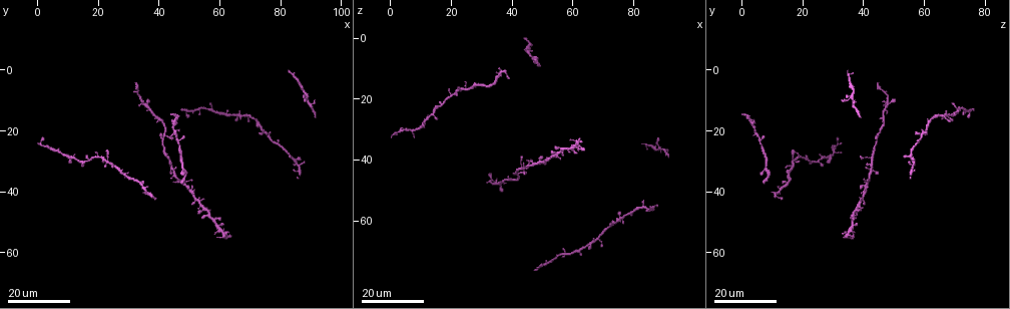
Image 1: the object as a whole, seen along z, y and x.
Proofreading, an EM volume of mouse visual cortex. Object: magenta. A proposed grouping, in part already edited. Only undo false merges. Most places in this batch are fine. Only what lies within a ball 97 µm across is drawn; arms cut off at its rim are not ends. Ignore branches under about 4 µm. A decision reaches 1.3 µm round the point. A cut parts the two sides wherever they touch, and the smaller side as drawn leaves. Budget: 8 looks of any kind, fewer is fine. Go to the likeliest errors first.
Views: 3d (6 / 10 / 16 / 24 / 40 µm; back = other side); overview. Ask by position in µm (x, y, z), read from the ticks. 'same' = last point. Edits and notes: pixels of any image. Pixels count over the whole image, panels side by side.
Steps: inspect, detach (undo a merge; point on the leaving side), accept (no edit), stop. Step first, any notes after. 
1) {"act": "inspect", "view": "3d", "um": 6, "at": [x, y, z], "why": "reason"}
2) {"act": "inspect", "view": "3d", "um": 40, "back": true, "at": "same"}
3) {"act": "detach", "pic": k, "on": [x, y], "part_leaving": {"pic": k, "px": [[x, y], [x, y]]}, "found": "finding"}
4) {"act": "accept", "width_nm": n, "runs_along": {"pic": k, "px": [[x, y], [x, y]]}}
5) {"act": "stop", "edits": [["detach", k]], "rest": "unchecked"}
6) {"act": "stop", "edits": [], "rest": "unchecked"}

{"act": "inspect", "view": "3d", "um": 16, "at": [35.0, 12.0, 48.0], "why": "looks like a crossing"}

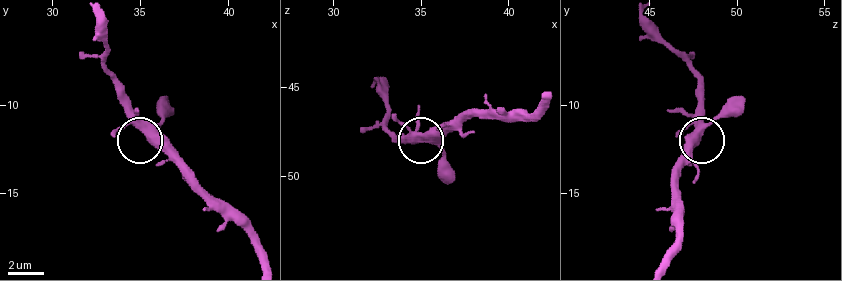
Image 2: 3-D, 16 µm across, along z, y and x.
{"act": "inspect", "view": "3d", "um": 10, "at": [35.5, 11.7, 47.7]}

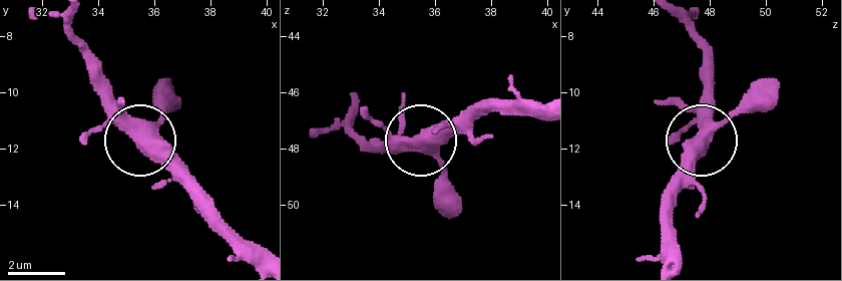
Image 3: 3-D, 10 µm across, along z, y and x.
{"act": "accept", "runs_along": {"pic": 3, "px": [[776, 102], [742, 107], [702, 133], [706, 83]]}, "found": "all the same neuron"}

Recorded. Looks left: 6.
{"act": "inspect", "view": "3d", "um": 16, "at": [42.0, 21.5, 45.0], "why": "four arms meet"}

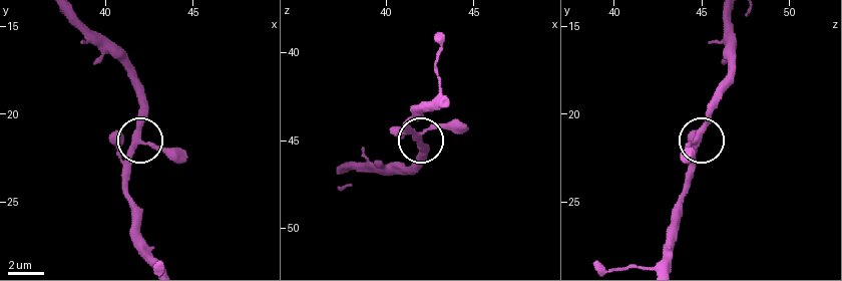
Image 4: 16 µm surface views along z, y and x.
{"act": "inspect", "view": "3d", "um": 6, "at": [42.0, 21.6, 44.6]}

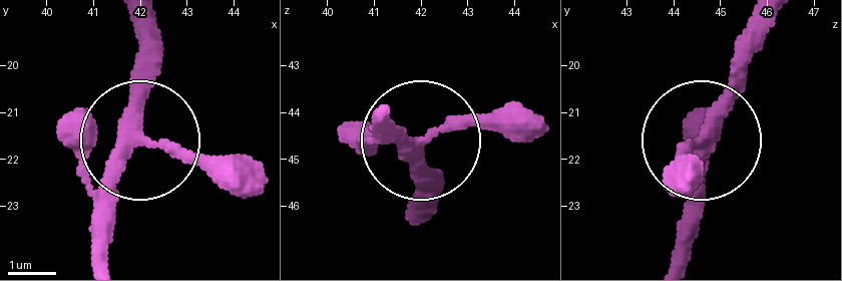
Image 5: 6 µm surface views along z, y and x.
{"act": "accept", "arms": 4, "runs_along": {"pic": 5, "px": [[418, 206], [438, 133], [529, 125]]}, "found": "continuous, no second neuron"}

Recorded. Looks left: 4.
{"act": "inspect", "view": "3d", "um": 16, "at": [48.5, 38.0, 40.0], "why": "a fork"}

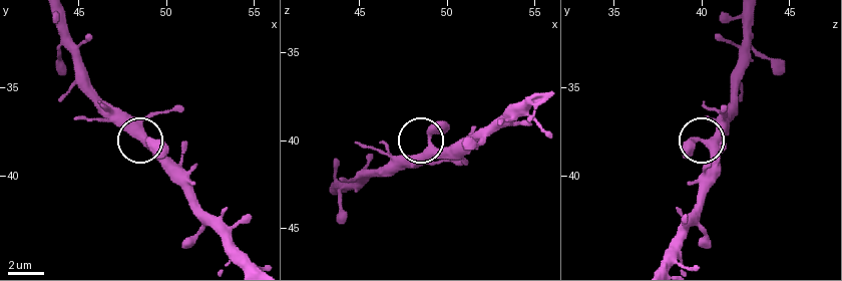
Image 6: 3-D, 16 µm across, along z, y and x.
{"act": "inspect", "view": "3d", "um": 10, "at": [49.1, 38.1, 40.0], "why": "zoom in"}

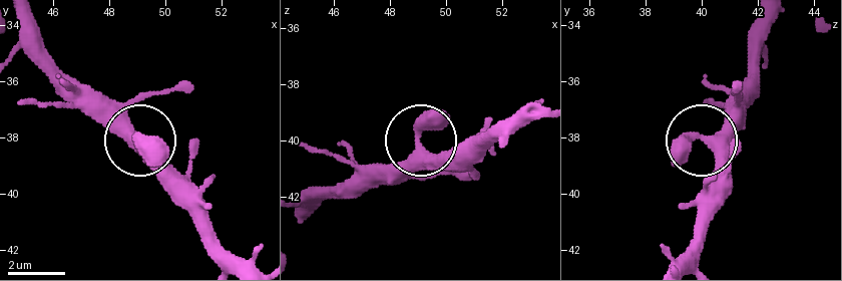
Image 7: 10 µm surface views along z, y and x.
{"act": "accept", "side_arm_um": 26, "runs_along": {"pic": 7, "px": [[764, 22], [747, 94], [704, 141], [726, 186]]}, "found": "continuous, no second neuron"}

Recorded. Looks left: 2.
{"act": "inspect", "view": "3d", "um": 24, "at": [23.5, 30.0, 16.5], "why": "four arms meet"}

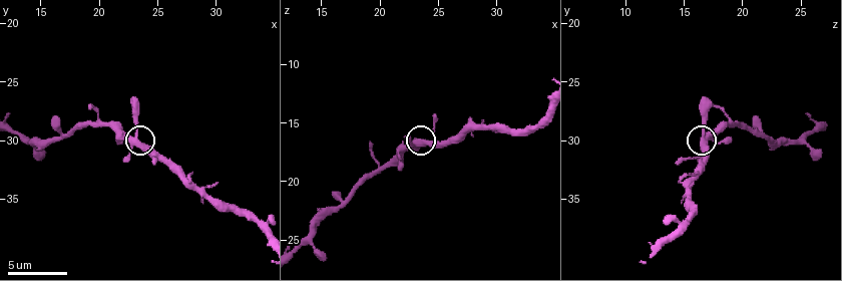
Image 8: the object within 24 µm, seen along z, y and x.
{"act": "inspect", "view": "3d", "um": 10, "at": [23.0, 29.6, 16.6]}

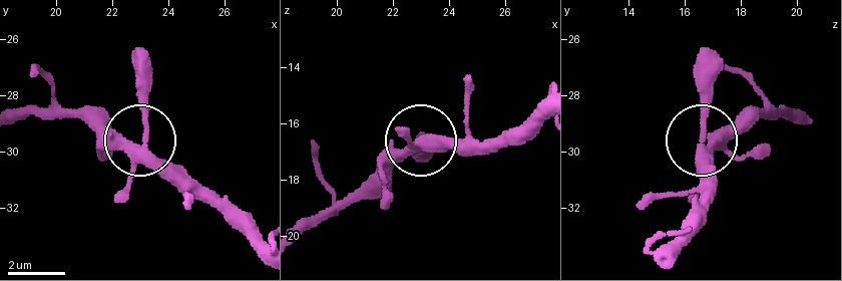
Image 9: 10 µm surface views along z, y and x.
{"act": "accept", "found": "one neuron here"}

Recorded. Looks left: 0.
{"act": "stop", "edits": [], "rest": "unchecked"}

